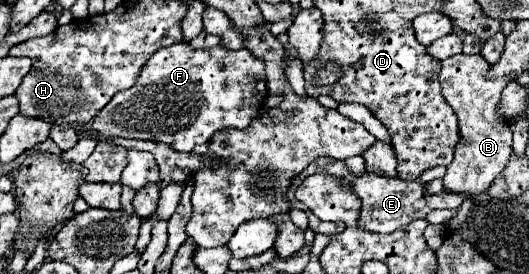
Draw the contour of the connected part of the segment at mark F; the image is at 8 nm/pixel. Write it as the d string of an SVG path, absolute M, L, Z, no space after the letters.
M182 42L154 52L150 60L144 64L136 84L128 90L116 92L116 96L92 120L92 128L106 138L122 136L122 138L154 140L170 144L178 152L190 152L194 146L208 142L220 130L248 128L266 96L268 96L266 64L264 60L256 58L250 50L246 48L226 50L222 46L214 46L210 50L204 48L194 50L190 48L188 42Z

